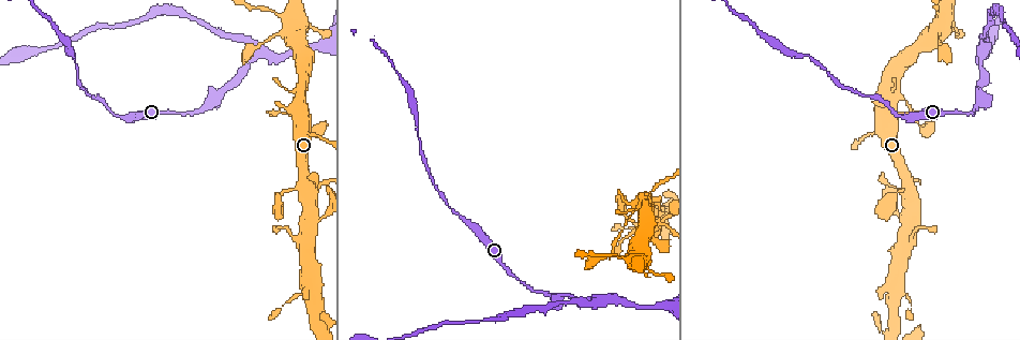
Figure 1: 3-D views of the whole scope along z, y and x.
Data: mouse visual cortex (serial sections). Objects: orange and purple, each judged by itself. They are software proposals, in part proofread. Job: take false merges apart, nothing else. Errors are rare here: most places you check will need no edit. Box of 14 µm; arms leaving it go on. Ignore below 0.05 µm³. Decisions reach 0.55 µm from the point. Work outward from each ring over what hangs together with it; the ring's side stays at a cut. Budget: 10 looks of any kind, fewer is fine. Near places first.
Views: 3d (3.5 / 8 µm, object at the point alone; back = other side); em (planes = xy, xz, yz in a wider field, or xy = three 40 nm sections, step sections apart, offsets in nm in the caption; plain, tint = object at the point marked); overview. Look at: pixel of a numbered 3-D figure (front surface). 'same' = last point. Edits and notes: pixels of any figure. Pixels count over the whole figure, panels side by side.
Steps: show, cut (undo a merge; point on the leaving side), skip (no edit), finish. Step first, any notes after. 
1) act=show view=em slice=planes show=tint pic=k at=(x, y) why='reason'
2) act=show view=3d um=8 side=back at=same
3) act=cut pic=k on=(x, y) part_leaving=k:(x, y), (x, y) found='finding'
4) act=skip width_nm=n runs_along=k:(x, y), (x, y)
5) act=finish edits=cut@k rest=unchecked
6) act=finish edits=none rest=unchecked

act=show view=3d um=3.5 pic=1 at=(893, 102) why='sharp bend'

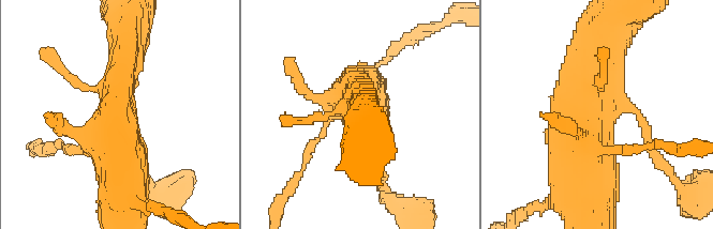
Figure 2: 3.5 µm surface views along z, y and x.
act=skip runs_along=2:(588, 211), (579, 112), (593, 70) found='continuous, no second cell'

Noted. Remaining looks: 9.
act=show view=3d um=3.5 pic=1 at=(296, 187) why='narrows sharply'

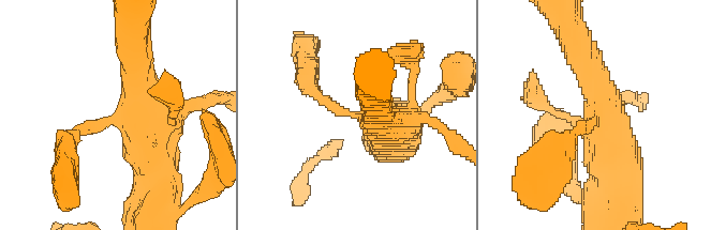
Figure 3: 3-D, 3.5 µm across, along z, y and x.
act=show view=em slice=planes show=tint pic=3 at=(121, 119) why='now the EM'

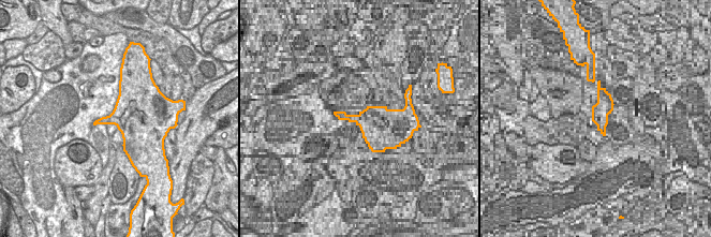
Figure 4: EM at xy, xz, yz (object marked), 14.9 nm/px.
act=skip runs_along=3:(582, 52), (604, 98), (620, 187) found='one cell here'

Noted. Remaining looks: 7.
act=show view=3d um=8 side=back pic=1 at=(289, 18) why='calibre changes'

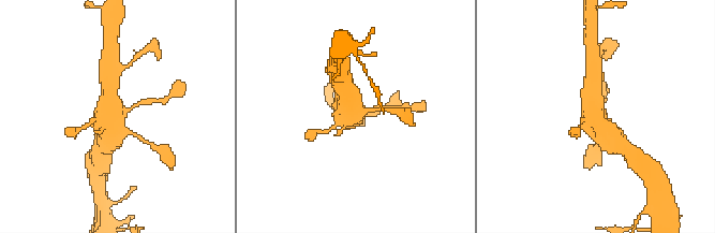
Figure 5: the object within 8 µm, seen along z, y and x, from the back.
act=show view=em slice=xy step=3 show=tint pic=5 at=(118, 109) why='shape alone is not enough'

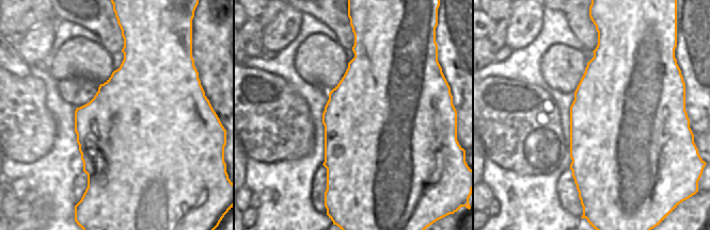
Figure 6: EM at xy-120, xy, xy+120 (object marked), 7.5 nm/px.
act=skip runs_along=5:(615, 145), (596, 125), (590, 92) found='all the same cell'

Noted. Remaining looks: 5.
act=show view=3d um=8 pic=1 at=(255, 55) why='three-way junction'

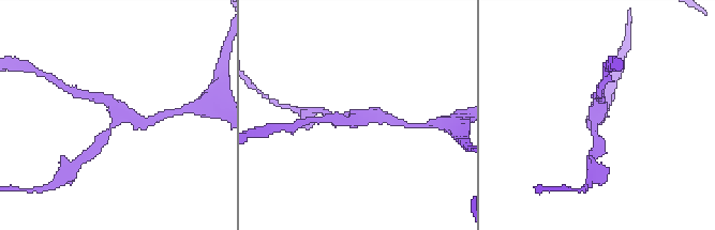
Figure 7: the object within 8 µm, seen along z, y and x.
act=show view=em slice=planes show=tint pic=7 at=(115, 116) arms=3 arm_widths_nm=300,350,350

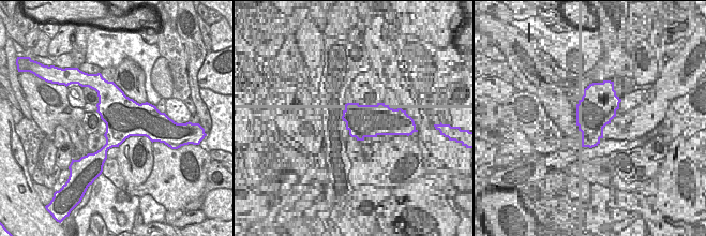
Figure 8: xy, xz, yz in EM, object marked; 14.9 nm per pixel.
act=skip found='continuous, no second cell'

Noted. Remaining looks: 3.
act=finish edits=none rest=unchecked

